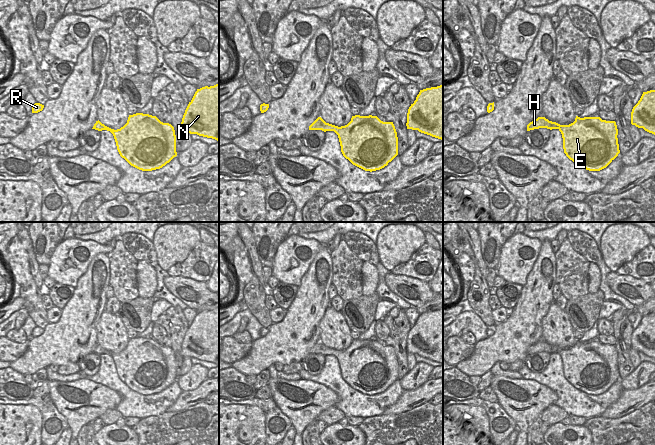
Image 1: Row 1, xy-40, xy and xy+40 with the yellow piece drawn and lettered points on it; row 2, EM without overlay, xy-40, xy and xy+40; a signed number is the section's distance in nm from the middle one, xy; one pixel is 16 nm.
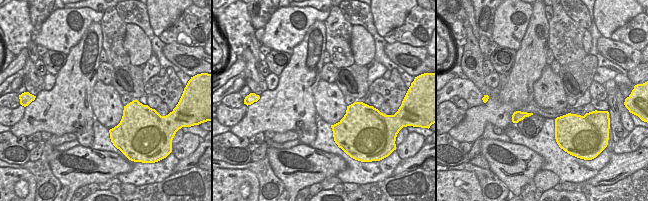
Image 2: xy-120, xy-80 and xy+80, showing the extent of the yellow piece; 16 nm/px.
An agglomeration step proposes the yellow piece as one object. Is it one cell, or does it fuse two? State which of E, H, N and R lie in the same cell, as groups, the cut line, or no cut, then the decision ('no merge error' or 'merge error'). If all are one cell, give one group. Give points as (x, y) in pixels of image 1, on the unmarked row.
E N / H R | xy+40 (567, 349), (564, 349), (559, 354) | merge error

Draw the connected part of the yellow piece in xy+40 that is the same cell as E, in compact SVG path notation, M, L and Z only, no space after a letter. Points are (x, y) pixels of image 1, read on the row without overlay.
M576 340L573 347L559 355L566 380L586 394L600 395L620 377L615 345Z

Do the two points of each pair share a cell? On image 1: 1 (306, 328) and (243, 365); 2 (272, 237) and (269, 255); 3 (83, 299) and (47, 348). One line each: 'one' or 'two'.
1: one
2: one
3: one

